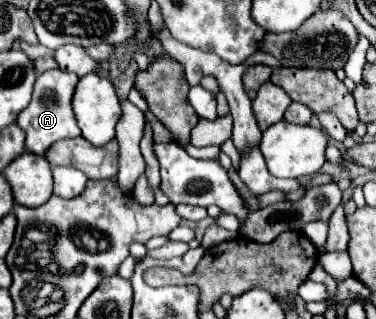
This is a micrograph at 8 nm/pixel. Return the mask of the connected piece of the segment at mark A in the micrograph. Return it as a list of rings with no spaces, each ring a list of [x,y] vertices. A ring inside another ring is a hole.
[[[45,71],[37,77],[35,81],[35,89],[33,89],[33,99],[27,105],[27,109],[23,109],[17,117],[17,125],[27,133],[27,151],[35,153],[35,155],[45,155],[47,149],[65,137],[79,137],[81,129],[77,127],[77,119],[71,107],[71,99],[75,93],[75,87],[79,83],[79,77],[75,73],[67,73],[67,71],[59,71],[61,77],[59,81],[51,81],[51,71]]]

